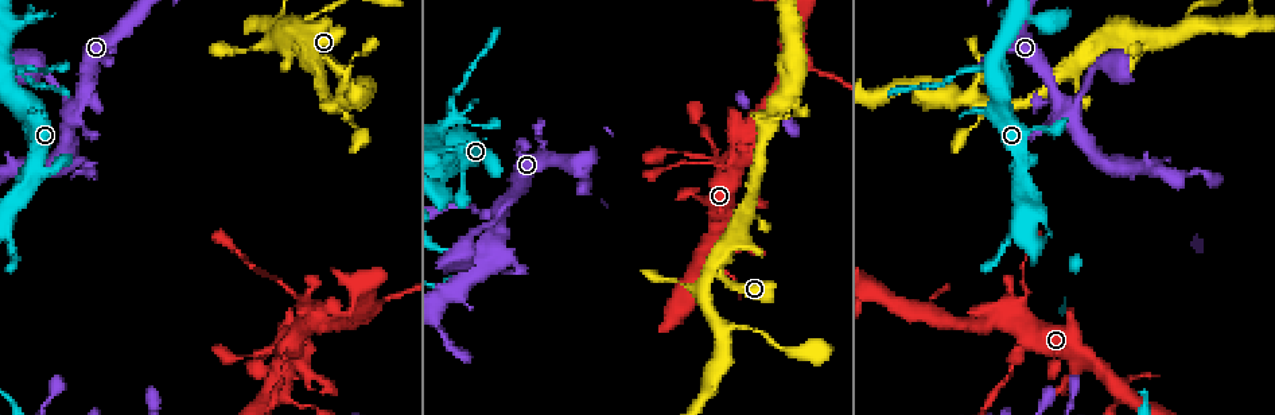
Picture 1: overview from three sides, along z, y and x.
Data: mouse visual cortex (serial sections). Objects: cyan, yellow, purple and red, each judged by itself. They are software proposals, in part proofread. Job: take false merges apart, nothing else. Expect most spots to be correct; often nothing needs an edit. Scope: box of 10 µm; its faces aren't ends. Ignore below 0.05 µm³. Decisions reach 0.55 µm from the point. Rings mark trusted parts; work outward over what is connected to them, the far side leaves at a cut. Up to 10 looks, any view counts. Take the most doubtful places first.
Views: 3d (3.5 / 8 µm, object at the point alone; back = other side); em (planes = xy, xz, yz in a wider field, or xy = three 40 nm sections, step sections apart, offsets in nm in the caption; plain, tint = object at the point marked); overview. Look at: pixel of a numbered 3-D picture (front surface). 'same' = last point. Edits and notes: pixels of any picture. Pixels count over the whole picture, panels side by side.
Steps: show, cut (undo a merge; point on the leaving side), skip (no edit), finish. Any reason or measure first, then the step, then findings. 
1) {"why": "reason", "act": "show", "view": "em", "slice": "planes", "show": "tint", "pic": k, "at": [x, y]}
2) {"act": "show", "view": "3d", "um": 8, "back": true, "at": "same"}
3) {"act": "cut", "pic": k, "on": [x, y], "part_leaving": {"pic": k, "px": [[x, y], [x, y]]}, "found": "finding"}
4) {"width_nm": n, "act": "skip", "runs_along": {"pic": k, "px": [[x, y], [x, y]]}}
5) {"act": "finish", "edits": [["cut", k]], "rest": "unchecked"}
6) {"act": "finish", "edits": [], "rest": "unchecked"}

{"why": "thick turns thin", "act": "show", "view": "3d", "um": 8, "pic": 1, "at": [983, 69]}

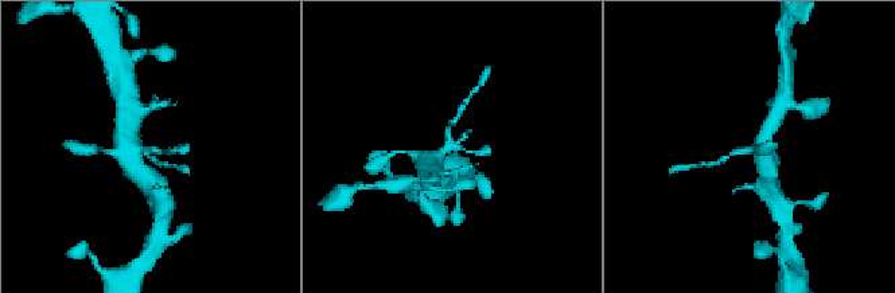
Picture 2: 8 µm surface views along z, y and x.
{"why": "closer look", "act": "show", "view": "3d", "um": 3.5, "at": "same"}

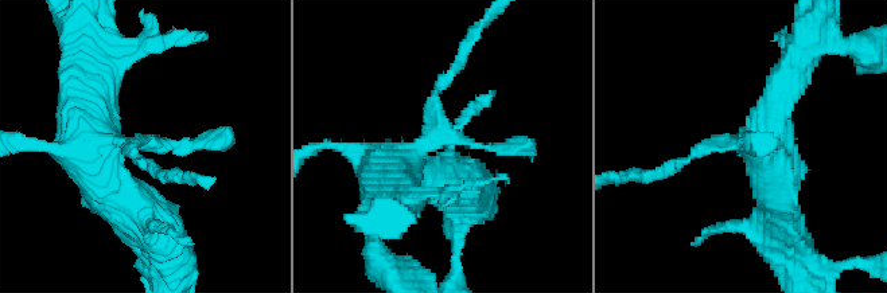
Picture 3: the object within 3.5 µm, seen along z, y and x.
{"why": "need the tissue", "act": "show", "view": "em", "slice": "xy", "step": 5, "show": "tint", "pic": 3, "at": [742, 143]}

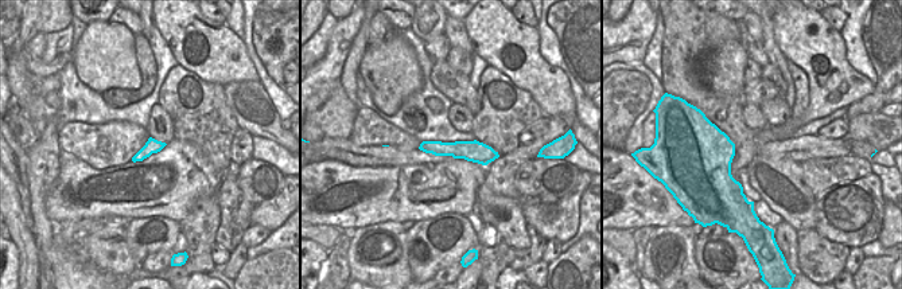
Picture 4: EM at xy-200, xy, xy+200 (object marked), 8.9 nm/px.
{"width_nm": 190, "act": "skip", "runs_along": {"pic": 3, "px": [[775, 196], [758, 143], [716, 143], [668, 167]]}, "found": "one cell here"}

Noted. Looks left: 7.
{"why": "thick turns thin", "act": "show", "view": "3d", "um": 3.5, "pic": 1, "at": [266, 44]}

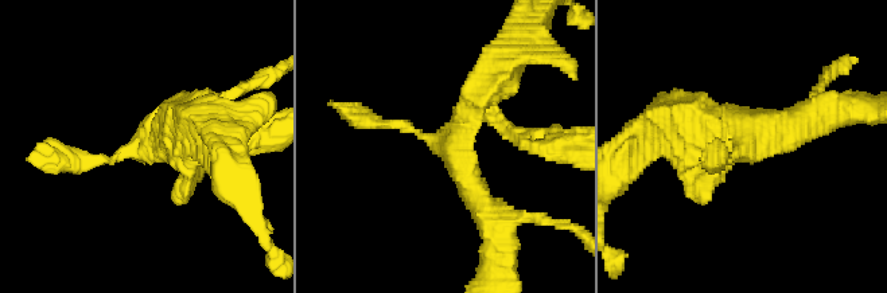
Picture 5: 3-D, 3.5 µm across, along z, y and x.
{"act": "skip", "runs_along": {"pic": 5, "px": [[490, 84], [446, 141], [366, 117]]}, "found": "continuous, no second cell"}

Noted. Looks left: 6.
{"why": "branch point", "act": "show", "view": "3d", "um": 3.5, "pic": 1, "at": [735, 153]}

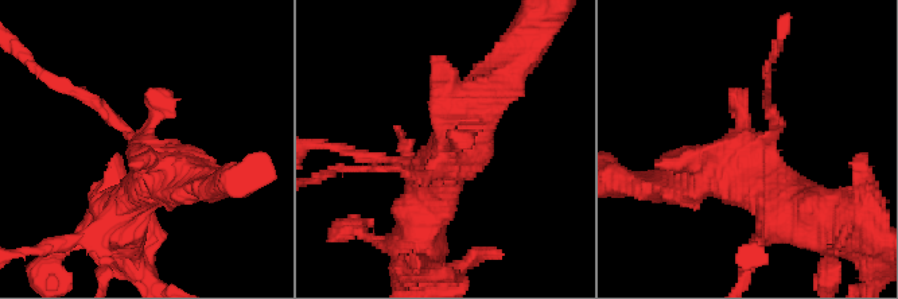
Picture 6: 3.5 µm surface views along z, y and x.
{"act": "show", "view": "em", "slice": "xy", "step": 5, "show": "tint", "pic": 6, "at": [755, 150]}

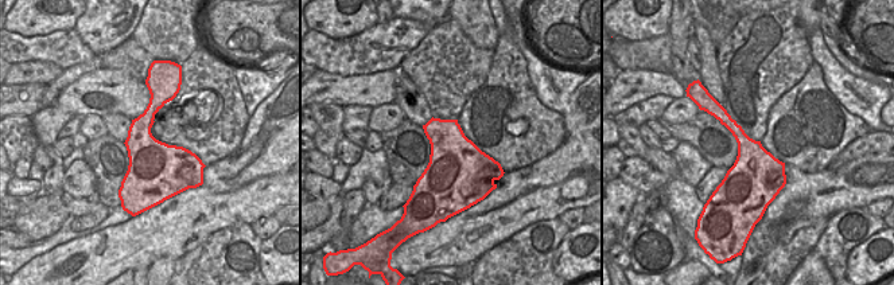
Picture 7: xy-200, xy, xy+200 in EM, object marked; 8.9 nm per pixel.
{"act": "skip", "runs_along": {"pic": 6, "px": [[420, 213], [504, 76]]}, "found": "all the same cell"}

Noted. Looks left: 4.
{"why": "sharp bend", "act": "show", "view": "3d", "um": 3.5, "pic": 1, "at": [83, 103]}

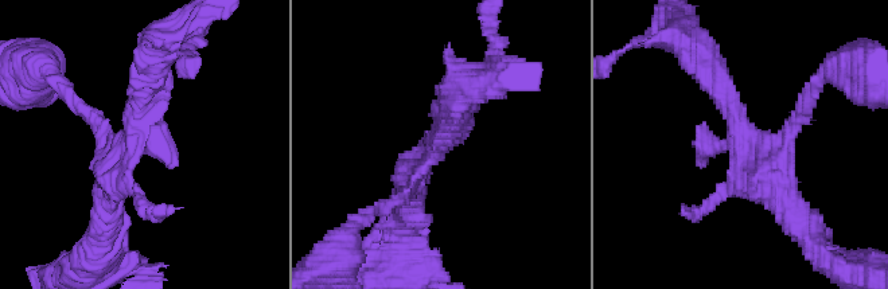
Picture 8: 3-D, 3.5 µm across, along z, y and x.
{"act": "show", "view": "em", "slice": "xy", "step": 1, "show": "tint", "pic": 8, "at": [750, 144]}

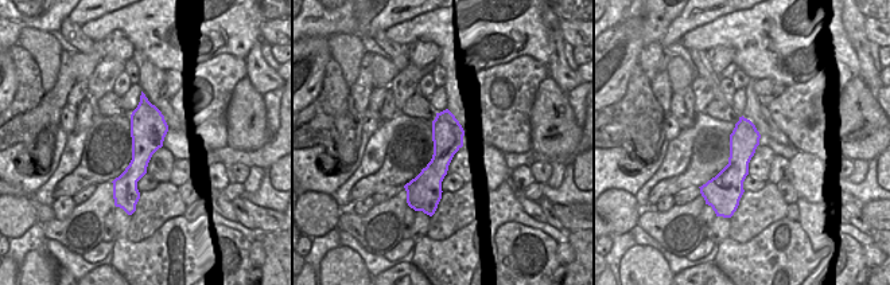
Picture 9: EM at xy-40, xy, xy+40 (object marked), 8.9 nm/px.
{"act": "skip", "runs_along": {"pic": 8, "px": [[708, 69], [794, 214]]}, "found": "continuous, no second cell"}

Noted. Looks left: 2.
{"act": "finish", "edits": [], "rest": "unchecked"}

